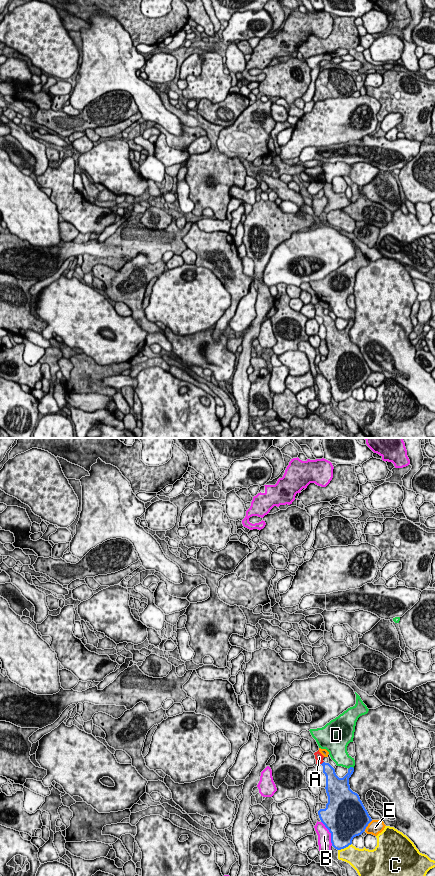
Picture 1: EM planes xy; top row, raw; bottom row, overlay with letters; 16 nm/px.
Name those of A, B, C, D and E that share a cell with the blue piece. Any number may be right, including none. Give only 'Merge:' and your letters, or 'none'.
Merge: A

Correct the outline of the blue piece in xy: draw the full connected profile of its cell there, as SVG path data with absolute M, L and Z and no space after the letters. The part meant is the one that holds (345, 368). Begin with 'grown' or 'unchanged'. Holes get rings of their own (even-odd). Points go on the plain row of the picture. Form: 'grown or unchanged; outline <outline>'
grown; outline M319 302L314 307L316 316L323 318L328 348L326 360L320 361L318 367L331 385L332 398L341 402L351 397L353 390L361 387L372 371L359 347L350 341L349 330L354 320L350 319L348 325L343 330L339 330L335 321L323 313L324 308Z

